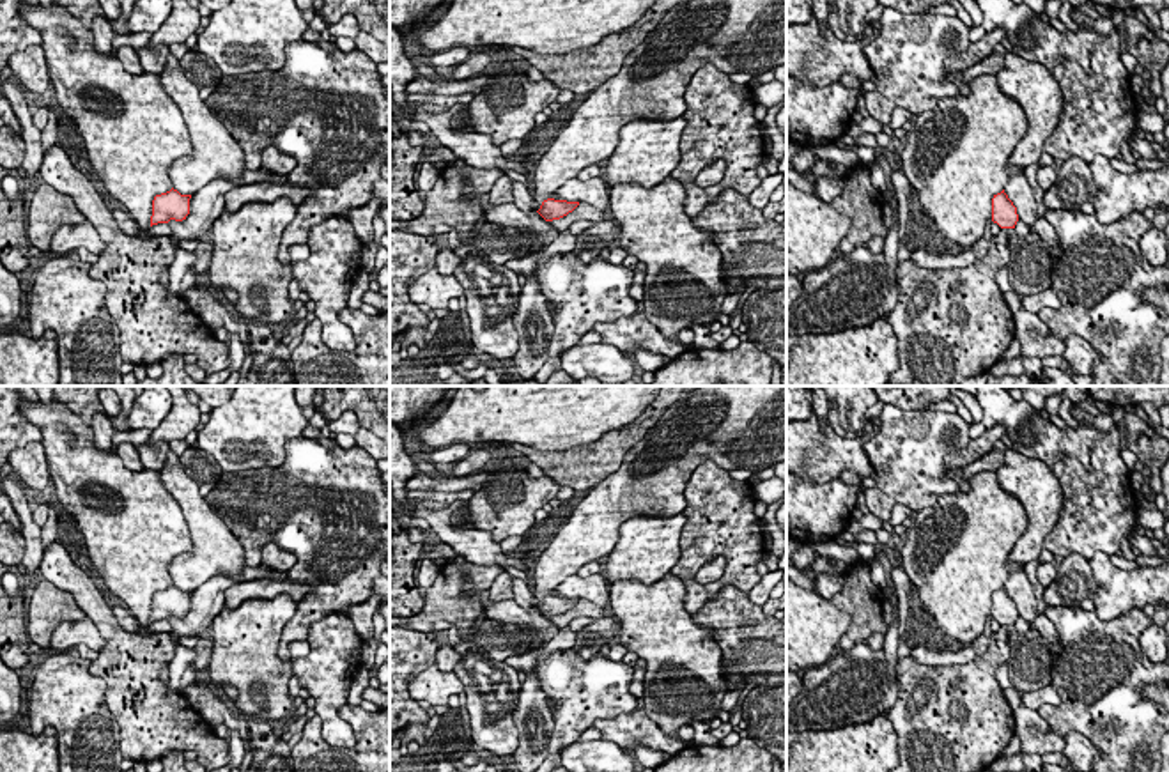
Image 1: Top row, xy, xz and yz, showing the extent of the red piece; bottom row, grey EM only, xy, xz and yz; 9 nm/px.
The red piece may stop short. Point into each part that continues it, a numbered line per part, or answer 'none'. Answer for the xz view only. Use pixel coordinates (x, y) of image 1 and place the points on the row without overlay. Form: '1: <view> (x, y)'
1: xz (523, 594)

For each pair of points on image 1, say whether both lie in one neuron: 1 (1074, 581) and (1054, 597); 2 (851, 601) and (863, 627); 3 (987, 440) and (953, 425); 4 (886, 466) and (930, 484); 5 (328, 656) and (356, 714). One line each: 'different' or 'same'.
1: same
2: same
3: different
4: same
5: different

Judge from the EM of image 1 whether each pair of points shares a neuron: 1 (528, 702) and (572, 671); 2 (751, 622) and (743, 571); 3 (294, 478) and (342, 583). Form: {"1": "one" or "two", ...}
{"1": "two", "2": "two", "3": "one"}

